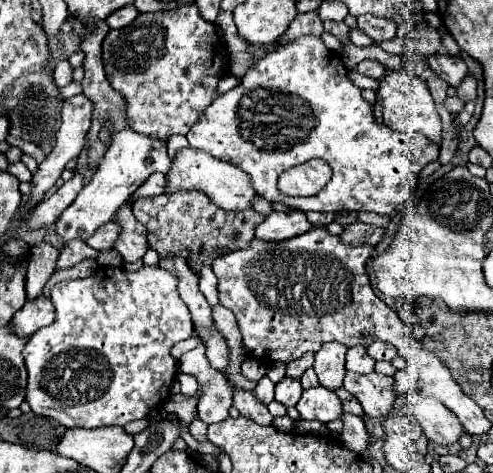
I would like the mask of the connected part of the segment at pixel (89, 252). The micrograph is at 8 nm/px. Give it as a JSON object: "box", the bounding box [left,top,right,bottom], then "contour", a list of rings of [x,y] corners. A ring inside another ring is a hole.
{"box":[58,242,98,268],"contour":[[[70,242],[70,246],[62,246],[60,258],[58,258],[58,268],[70,268],[86,258],[96,260],[98,258],[98,250],[90,248],[86,242]]]}

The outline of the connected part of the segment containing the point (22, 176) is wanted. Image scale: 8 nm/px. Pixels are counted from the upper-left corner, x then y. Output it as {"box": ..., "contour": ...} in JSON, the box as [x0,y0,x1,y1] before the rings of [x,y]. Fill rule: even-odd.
{"box":[8,162,32,182],"contour":[[[12,162],[12,164],[8,166],[8,172],[14,174],[20,182],[30,182],[30,180],[32,180],[32,174],[30,174],[30,170],[26,168],[24,162]]]}

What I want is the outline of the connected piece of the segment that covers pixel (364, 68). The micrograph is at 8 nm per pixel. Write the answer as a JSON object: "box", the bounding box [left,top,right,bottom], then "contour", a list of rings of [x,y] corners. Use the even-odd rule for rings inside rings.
{"box":[356,60,384,78],"contour":[[[362,60],[358,66],[356,66],[356,70],[360,72],[360,74],[364,74],[364,76],[370,76],[370,78],[382,78],[382,74],[384,74],[384,66],[380,64],[380,62],[376,62],[376,60]]]}

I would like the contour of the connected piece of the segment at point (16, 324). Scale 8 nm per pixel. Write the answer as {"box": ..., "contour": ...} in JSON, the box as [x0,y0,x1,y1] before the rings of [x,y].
{"box":[10,294,54,336],"contour":[[[40,294],[34,302],[28,302],[22,310],[18,310],[10,324],[20,336],[30,336],[40,328],[50,326],[50,322],[54,322],[54,306],[50,298]]]}

